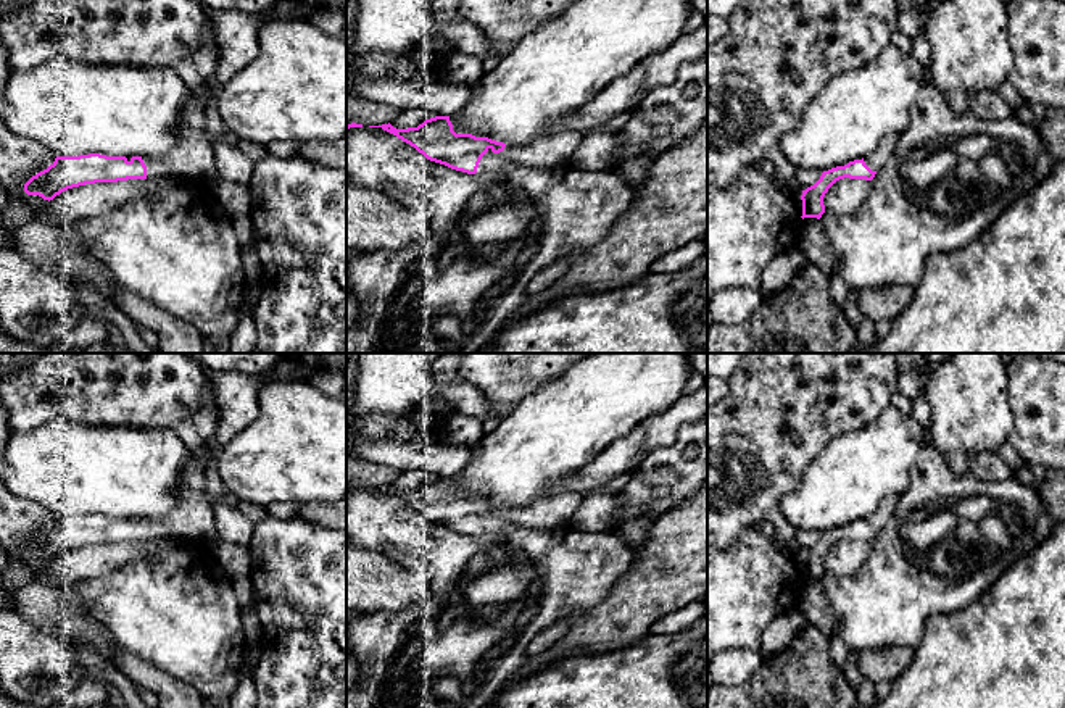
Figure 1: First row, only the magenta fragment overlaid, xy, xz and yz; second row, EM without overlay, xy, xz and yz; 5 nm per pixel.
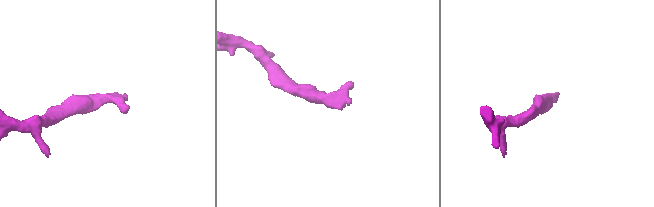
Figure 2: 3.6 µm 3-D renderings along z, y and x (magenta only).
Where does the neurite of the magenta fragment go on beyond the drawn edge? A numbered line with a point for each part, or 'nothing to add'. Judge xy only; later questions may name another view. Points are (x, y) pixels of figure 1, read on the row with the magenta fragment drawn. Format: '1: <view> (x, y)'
1: xy (194, 157)

